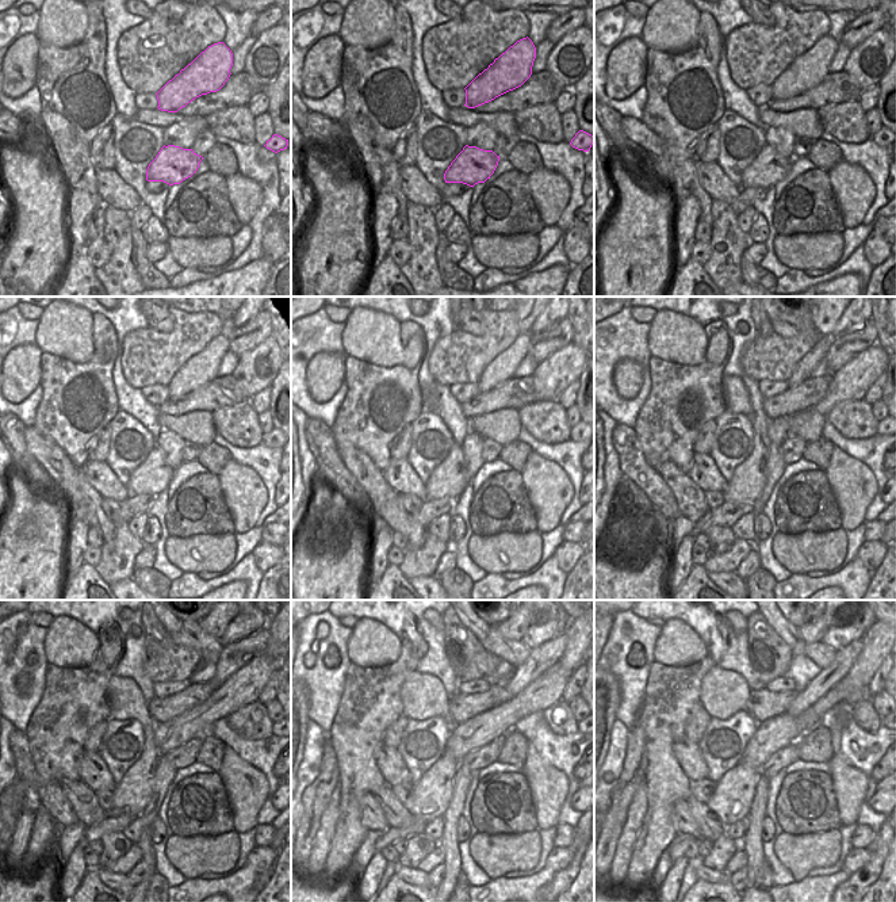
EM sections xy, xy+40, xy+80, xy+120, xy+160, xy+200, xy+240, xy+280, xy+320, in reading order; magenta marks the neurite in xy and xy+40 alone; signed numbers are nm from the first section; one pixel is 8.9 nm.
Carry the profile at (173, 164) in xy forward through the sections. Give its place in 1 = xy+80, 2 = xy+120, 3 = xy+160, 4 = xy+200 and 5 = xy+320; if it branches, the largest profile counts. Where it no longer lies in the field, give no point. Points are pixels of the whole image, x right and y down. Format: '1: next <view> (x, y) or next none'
1: next xy+80 (769, 168)
2: next xy+120 (153, 476)
3: next xy+160 (448, 480)
4: next xy+200 (747, 482)
5: next xy+320 (732, 798)

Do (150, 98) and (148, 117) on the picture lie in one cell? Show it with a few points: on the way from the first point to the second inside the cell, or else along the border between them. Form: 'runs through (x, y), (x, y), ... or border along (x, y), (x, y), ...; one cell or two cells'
border along (156, 107), (140, 111); two cells

